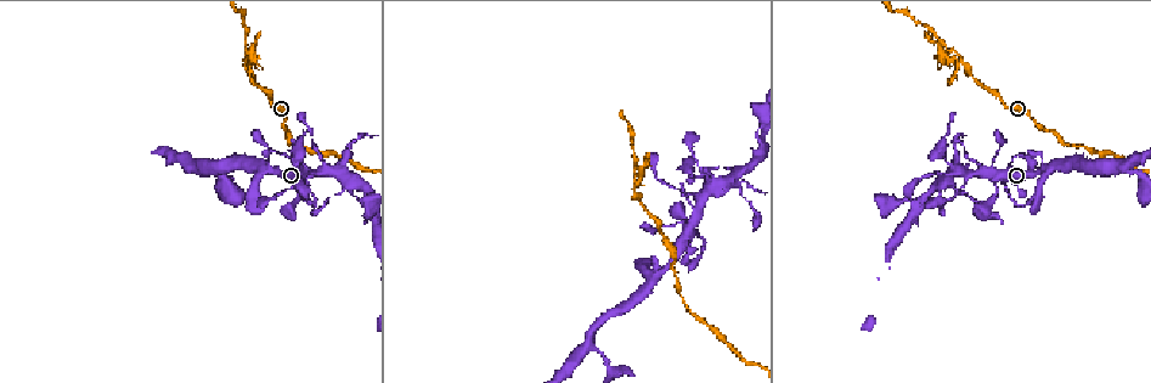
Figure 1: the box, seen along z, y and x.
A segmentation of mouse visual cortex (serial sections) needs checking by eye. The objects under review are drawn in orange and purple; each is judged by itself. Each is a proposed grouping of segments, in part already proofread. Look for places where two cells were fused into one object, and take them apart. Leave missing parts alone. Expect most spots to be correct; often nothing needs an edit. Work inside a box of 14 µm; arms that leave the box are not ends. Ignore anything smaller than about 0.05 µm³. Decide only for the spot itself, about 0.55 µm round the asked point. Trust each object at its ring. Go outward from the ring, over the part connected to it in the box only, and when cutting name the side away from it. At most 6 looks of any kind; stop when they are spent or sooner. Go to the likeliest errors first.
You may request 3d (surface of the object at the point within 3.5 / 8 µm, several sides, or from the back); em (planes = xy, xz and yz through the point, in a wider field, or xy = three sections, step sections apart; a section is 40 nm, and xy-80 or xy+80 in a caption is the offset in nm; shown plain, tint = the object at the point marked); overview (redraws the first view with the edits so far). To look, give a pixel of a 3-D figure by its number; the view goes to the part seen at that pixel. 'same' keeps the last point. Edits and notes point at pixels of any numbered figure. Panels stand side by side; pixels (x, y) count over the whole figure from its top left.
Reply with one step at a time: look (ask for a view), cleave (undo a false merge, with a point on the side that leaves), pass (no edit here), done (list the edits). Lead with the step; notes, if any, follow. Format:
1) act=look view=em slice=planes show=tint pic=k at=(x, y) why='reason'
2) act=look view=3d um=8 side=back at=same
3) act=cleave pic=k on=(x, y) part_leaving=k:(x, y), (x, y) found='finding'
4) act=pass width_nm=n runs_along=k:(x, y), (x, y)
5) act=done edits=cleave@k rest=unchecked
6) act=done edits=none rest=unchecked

act=look view=3d um=3.5 side=back pic=1 at=(244, 62) why='two arms at a narrow angle'

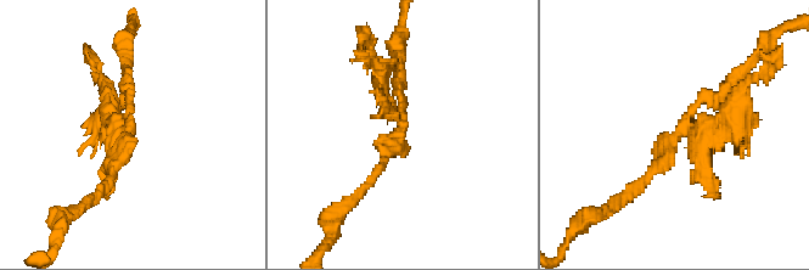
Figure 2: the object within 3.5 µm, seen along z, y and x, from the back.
act=look view=em slice=xy step=5 show=tint pic=2 at=(683, 129) why='now the EM'

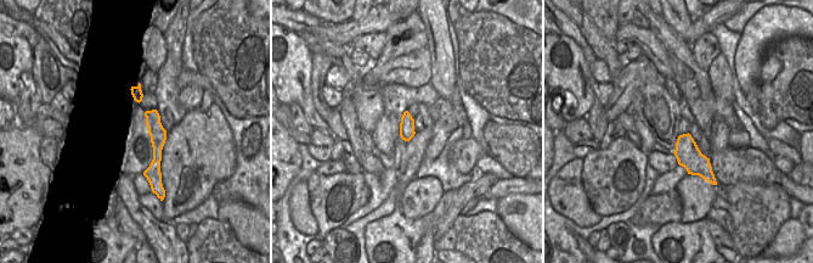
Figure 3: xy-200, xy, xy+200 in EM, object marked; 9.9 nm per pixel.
act=cleave pic=2 on=(96, 125) found='two cells meet here'

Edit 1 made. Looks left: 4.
act=look view=3d um=3.5 pic=1 at=(956, 188)

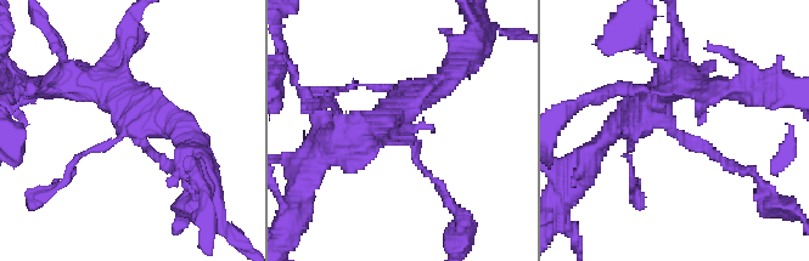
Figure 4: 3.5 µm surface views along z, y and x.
act=pass runs_along=4:(86, 83), (172, 169) found='one cell here'

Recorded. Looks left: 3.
act=look view=3d um=3.5 pic=1 at=(655, 278)

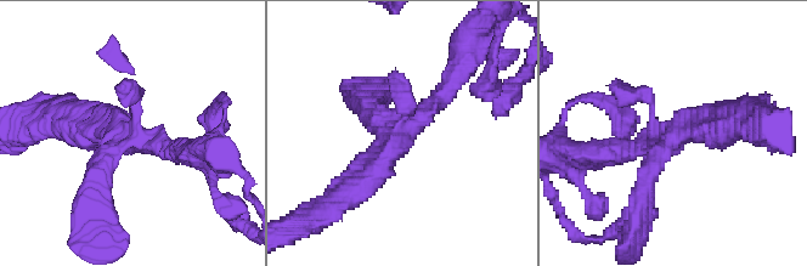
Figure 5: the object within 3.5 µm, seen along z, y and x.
act=look view=em slice=xy step=1 show=tint pic=5 at=(127, 139) why='now the EM'

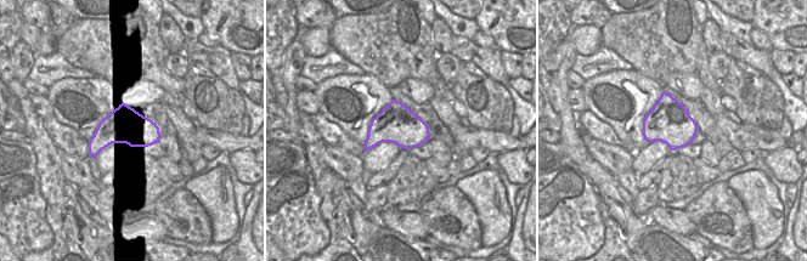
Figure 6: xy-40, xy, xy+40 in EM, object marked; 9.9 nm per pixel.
act=pass width_nm=400 runs_along=5:(457, 78), (349, 190) found='all the same cell'

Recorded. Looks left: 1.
act=done edits=cleave@2 rest=unchecked

